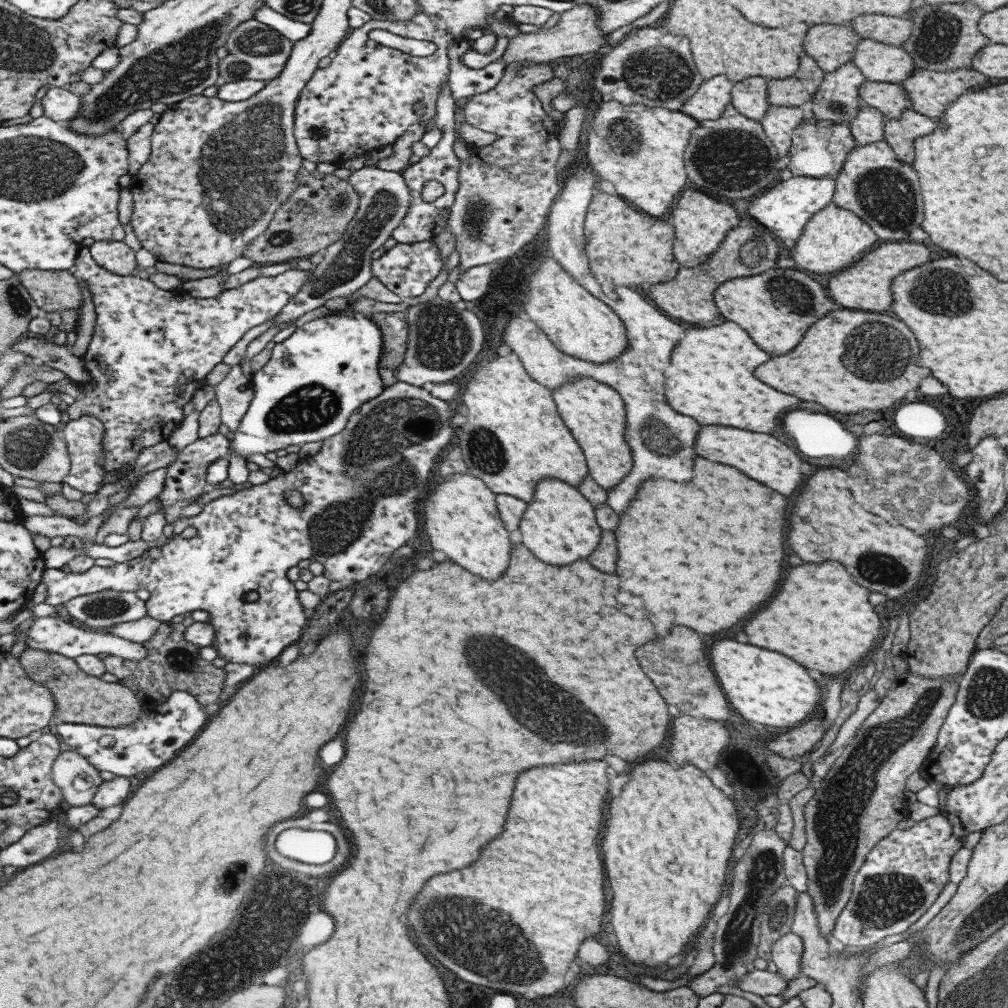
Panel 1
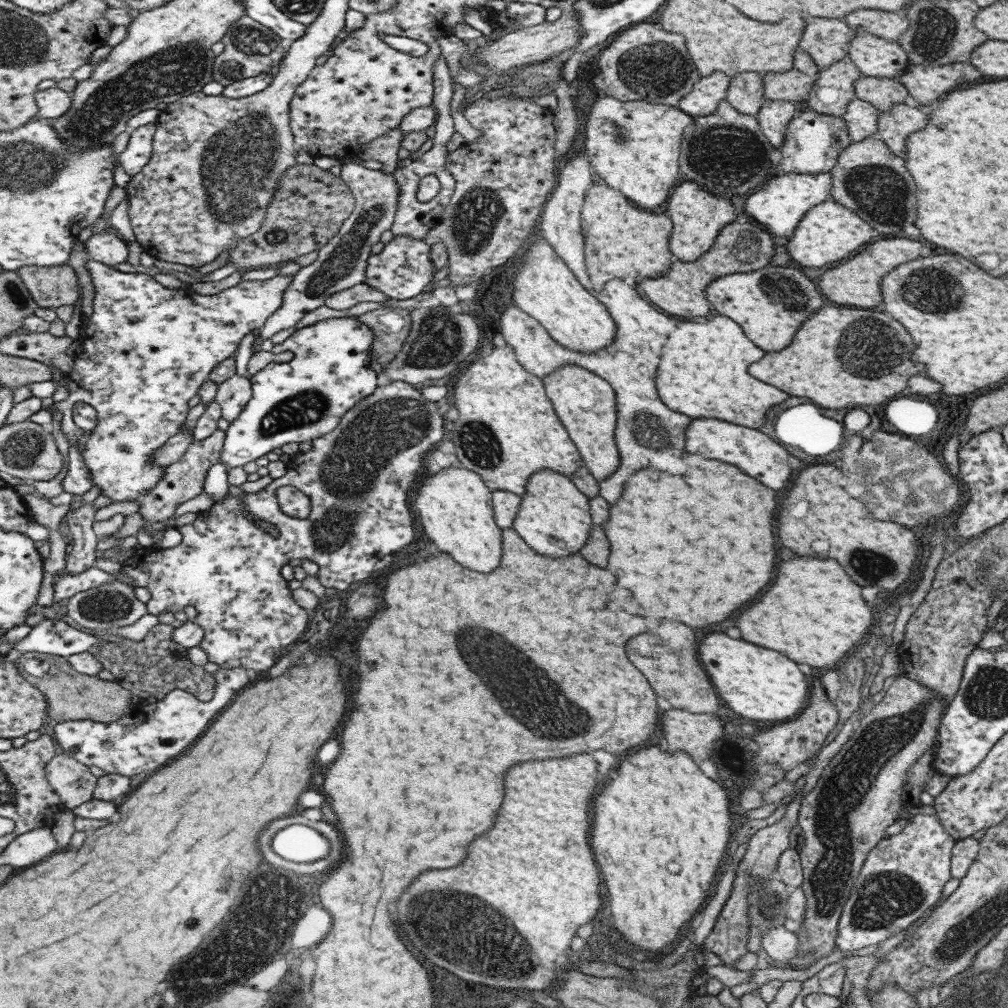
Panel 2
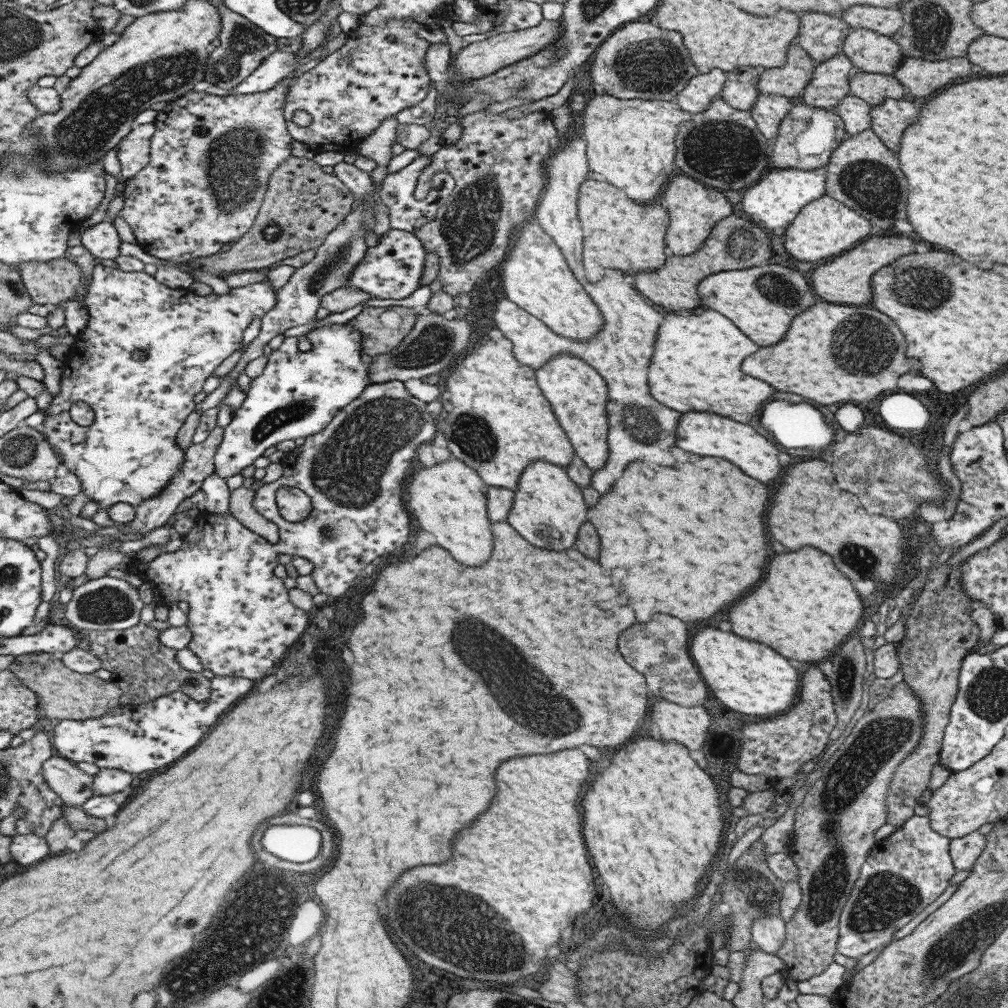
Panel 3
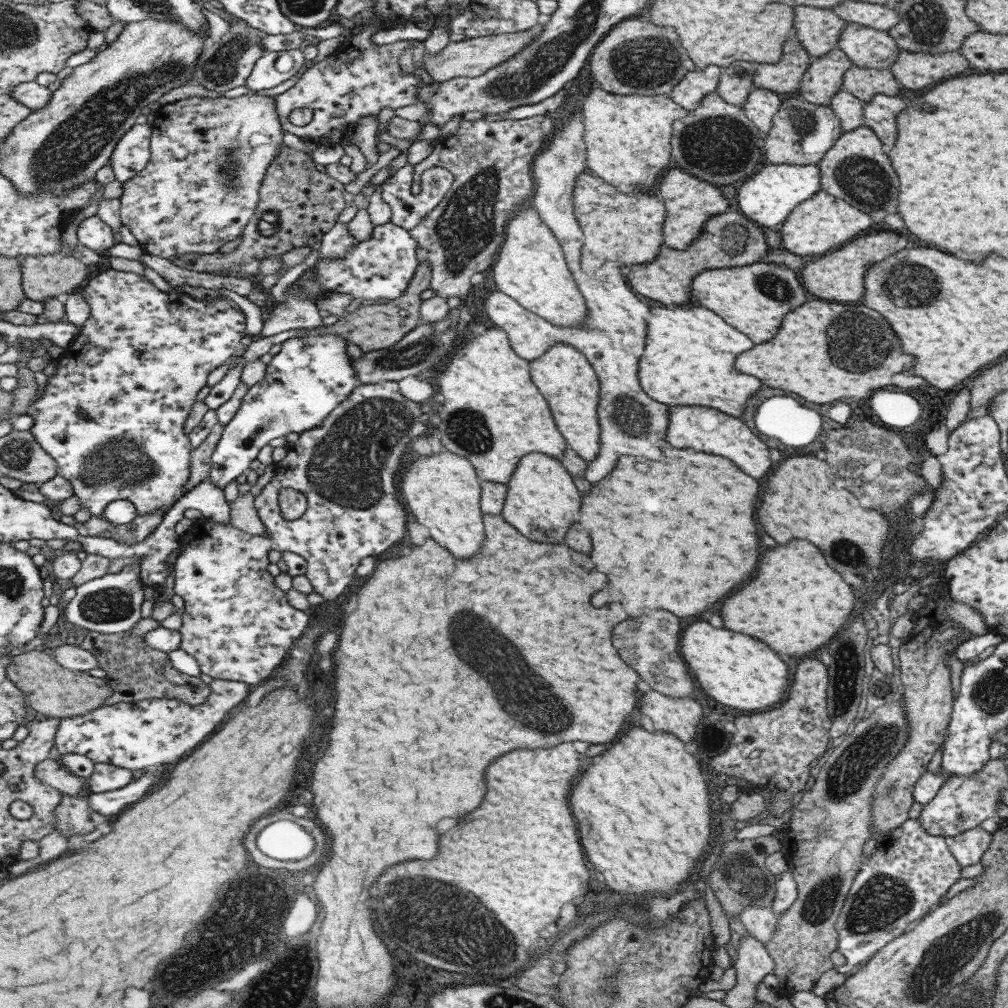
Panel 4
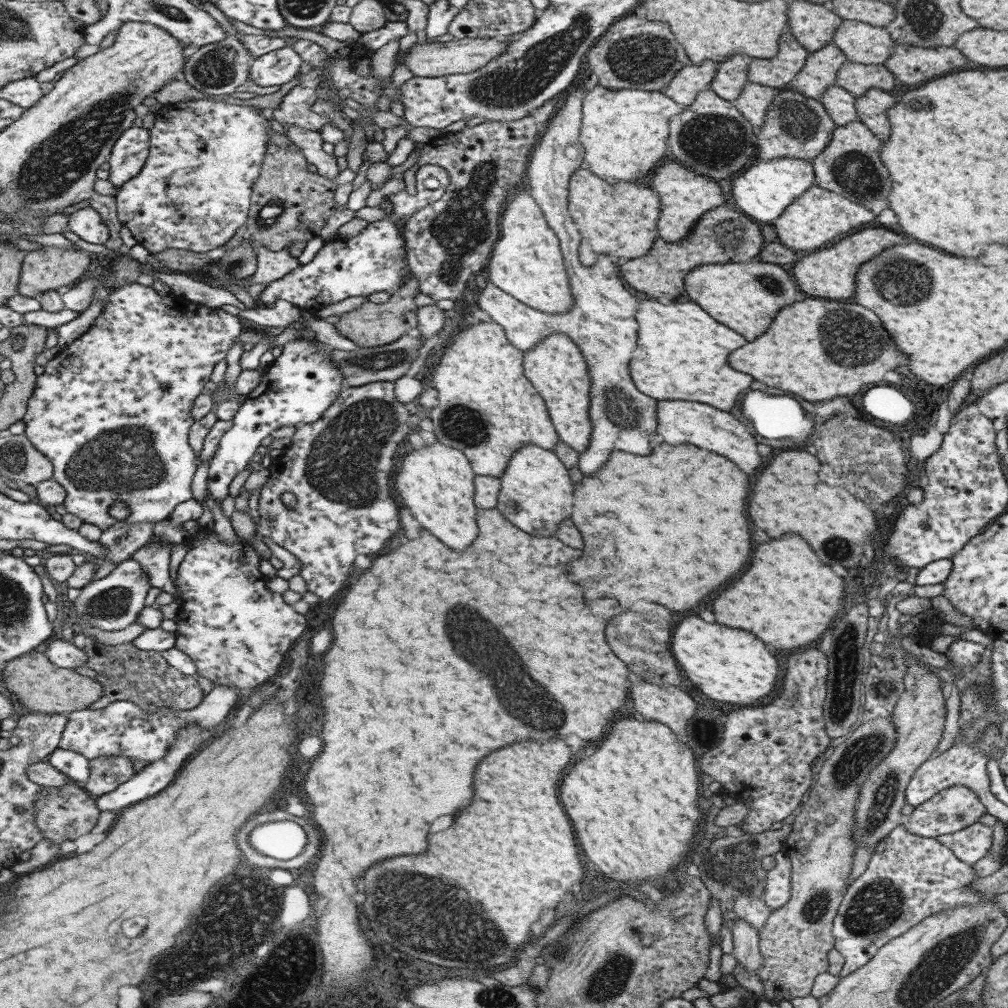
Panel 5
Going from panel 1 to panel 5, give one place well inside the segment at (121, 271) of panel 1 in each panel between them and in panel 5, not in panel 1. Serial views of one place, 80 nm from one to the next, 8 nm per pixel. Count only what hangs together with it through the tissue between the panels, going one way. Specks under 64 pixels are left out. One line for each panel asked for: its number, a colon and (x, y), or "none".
2: (107, 247)
3: (102, 239)
4: (93, 232)
5: (87, 223)

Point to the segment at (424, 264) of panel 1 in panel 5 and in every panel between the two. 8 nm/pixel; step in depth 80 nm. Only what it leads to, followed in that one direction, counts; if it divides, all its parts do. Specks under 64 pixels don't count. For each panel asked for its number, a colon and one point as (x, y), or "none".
2: (402, 268)
3: (391, 269)
4: (380, 267)
5: (374, 260)

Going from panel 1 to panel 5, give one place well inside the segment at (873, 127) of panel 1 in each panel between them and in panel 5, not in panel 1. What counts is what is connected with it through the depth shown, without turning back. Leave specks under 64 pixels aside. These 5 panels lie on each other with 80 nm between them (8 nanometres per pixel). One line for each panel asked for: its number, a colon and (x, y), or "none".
2: (860, 117)
3: (854, 113)
4: (848, 109)
5: (839, 105)

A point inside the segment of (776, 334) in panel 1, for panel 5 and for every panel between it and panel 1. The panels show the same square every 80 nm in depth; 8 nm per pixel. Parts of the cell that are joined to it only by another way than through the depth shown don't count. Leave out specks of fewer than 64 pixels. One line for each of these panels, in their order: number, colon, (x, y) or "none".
2: (769, 305)
3: (761, 301)
4: (753, 298)
5: (745, 296)

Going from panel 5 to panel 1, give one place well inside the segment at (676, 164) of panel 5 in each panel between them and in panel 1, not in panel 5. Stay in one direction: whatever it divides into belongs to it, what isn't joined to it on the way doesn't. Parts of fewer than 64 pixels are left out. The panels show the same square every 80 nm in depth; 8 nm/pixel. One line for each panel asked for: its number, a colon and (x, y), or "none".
1: (700, 222)
2: (696, 216)
3: (692, 209)
4: (688, 203)

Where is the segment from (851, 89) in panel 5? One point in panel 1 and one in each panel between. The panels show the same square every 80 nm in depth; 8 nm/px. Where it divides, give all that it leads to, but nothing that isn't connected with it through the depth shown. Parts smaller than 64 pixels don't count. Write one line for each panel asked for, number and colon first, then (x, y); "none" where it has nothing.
1: (890, 99)
2: (882, 93)
3: (871, 87)
4: (862, 83)

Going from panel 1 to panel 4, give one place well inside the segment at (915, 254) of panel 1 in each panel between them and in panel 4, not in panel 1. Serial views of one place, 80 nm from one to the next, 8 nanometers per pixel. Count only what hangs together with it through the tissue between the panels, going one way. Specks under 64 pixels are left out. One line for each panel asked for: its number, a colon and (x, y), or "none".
2: (856, 282)
3: (846, 279)
4: (838, 276)

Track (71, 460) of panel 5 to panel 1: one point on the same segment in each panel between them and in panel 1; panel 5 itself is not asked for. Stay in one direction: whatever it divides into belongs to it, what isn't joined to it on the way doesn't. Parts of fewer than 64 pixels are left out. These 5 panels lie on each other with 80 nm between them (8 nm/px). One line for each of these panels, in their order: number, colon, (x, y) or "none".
1: (150, 350)
2: (147, 350)
3: (142, 361)
4: (137, 367)

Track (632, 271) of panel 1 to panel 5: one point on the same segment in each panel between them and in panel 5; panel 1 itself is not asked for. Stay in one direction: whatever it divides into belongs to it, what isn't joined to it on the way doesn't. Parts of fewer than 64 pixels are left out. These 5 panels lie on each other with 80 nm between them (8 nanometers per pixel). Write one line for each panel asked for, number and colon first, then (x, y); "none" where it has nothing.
2: (622, 240)
3: (620, 233)
4: (626, 229)
5: (619, 218)

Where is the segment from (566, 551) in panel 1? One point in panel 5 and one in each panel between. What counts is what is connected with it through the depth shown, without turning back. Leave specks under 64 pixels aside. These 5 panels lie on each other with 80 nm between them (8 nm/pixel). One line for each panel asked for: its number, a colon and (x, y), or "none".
2: (553, 519)
3: (547, 508)
4: (540, 502)
5: (535, 494)

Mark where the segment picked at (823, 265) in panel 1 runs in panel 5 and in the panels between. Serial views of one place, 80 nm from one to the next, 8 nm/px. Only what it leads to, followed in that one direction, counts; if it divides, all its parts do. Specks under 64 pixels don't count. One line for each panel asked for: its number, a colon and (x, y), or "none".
2: (827, 233)
3: (824, 228)
4: (822, 223)
5: (816, 217)

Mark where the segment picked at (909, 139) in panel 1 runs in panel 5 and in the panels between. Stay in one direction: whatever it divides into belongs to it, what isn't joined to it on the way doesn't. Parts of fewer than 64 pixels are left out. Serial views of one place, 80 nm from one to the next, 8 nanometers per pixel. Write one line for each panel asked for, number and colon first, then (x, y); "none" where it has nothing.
2: (893, 127)
3: (888, 119)
4: (879, 112)
5: (870, 108)

